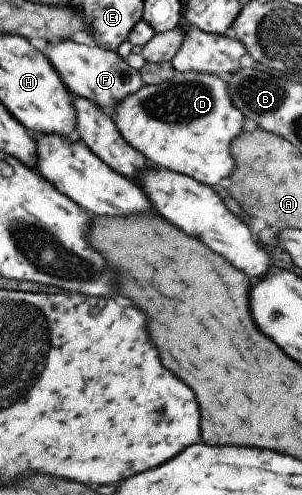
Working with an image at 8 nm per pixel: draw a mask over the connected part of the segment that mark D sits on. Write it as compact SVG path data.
M176 72L176 74L172 77L171 80L166 82L161 82L157 85L149 85L143 84L139 91L132 93L131 95L124 97L110 112L114 124L117 126L119 133L123 136L123 139L127 141L129 145L133 149L139 150L139 153L142 153L147 161L154 167L159 168L167 168L171 171L188 175L197 181L200 181L202 184L205 185L215 185L218 184L221 179L225 179L225 177L229 177L231 172L234 172L236 163L233 161L233 157L231 157L231 153L229 153L229 141L239 133L239 131L243 131L242 123L243 115L231 105L231 98L228 96L228 85L226 84L226 78L216 76L215 74L211 73L203 73L203 72Z

